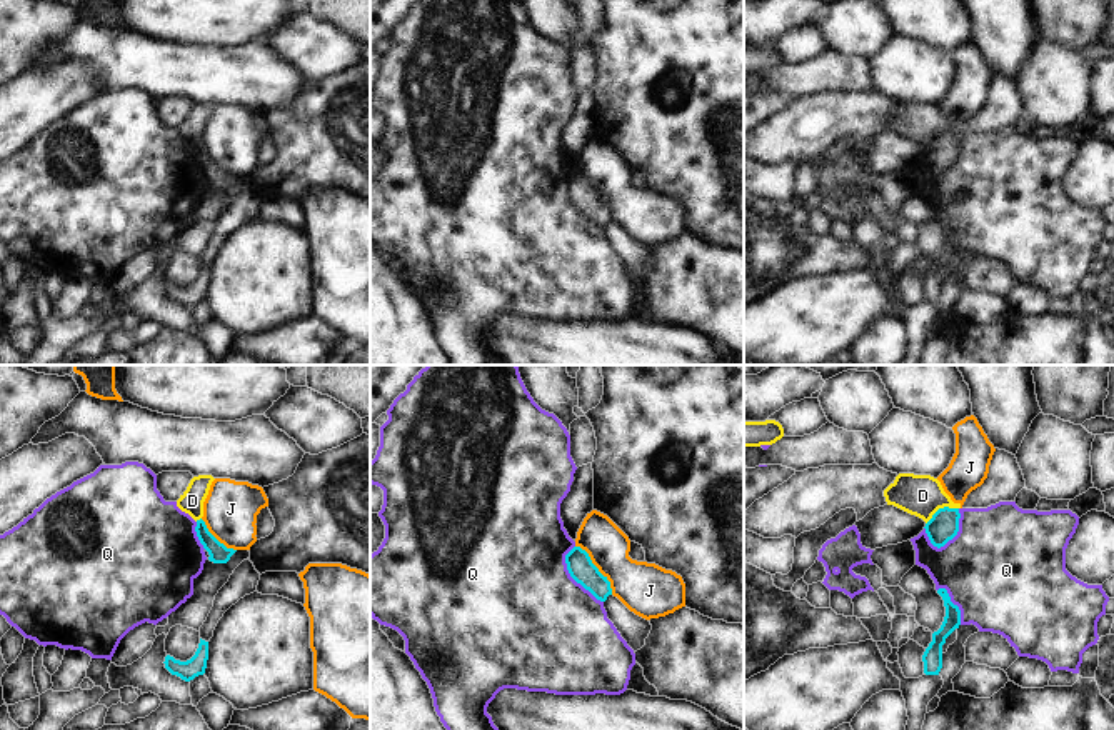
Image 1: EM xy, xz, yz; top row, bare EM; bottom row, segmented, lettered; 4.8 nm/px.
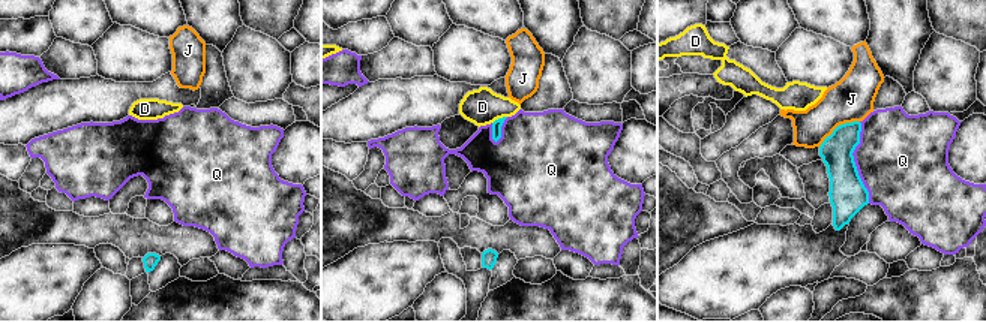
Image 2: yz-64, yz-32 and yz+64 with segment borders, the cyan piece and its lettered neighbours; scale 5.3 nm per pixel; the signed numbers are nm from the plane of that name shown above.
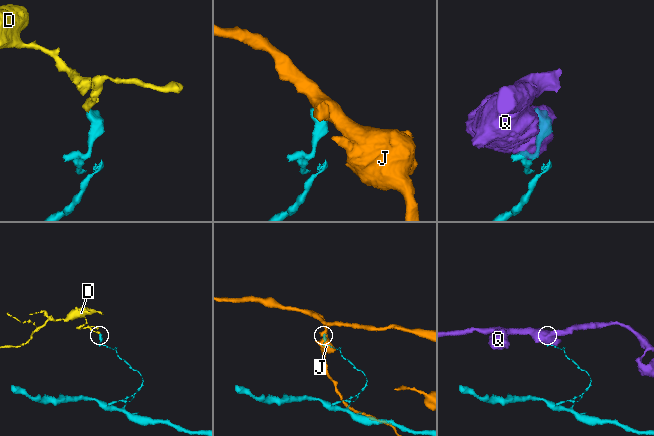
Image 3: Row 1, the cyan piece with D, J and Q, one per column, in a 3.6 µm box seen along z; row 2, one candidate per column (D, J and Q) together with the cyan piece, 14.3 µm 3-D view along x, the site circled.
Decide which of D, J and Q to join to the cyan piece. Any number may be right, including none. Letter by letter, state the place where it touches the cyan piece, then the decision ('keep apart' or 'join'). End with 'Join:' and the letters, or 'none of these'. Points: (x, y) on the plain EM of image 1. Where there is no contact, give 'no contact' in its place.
D: yz (941, 135) | keep apart
J: xz (597, 195) | keep apart
Q: yz (958, 157) | keep apart
Join: none of these

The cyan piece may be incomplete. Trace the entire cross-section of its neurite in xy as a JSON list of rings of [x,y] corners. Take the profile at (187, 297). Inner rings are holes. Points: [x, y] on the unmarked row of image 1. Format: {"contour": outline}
{"contour": [[[200,265],[198,275],[190,287],[180,288],[167,282],[163,290],[172,302],[177,302],[185,308],[190,308],[195,303],[205,300],[207,287],[208,287],[208,268]]]}

